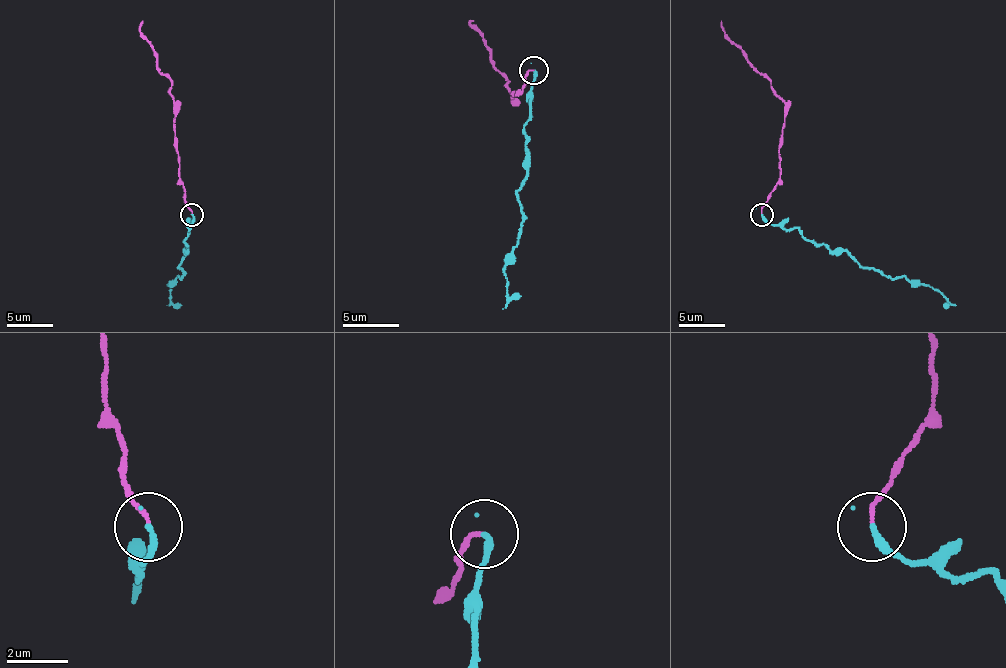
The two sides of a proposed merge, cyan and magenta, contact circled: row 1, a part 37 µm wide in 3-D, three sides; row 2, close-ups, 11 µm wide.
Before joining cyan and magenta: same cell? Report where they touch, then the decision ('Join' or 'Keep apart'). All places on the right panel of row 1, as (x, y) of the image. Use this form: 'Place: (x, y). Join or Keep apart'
Place: (761, 214). Keep apart

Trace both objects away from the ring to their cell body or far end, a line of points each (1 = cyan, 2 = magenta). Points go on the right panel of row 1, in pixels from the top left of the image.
1: (761, 213), (772, 225), (795, 227), (832, 250), (846, 250), (862, 266), (929, 285), (945, 299), (945, 306)
2: (761, 213), (779, 181), (779, 137), (786, 103), (724, 31), (722, 20)

